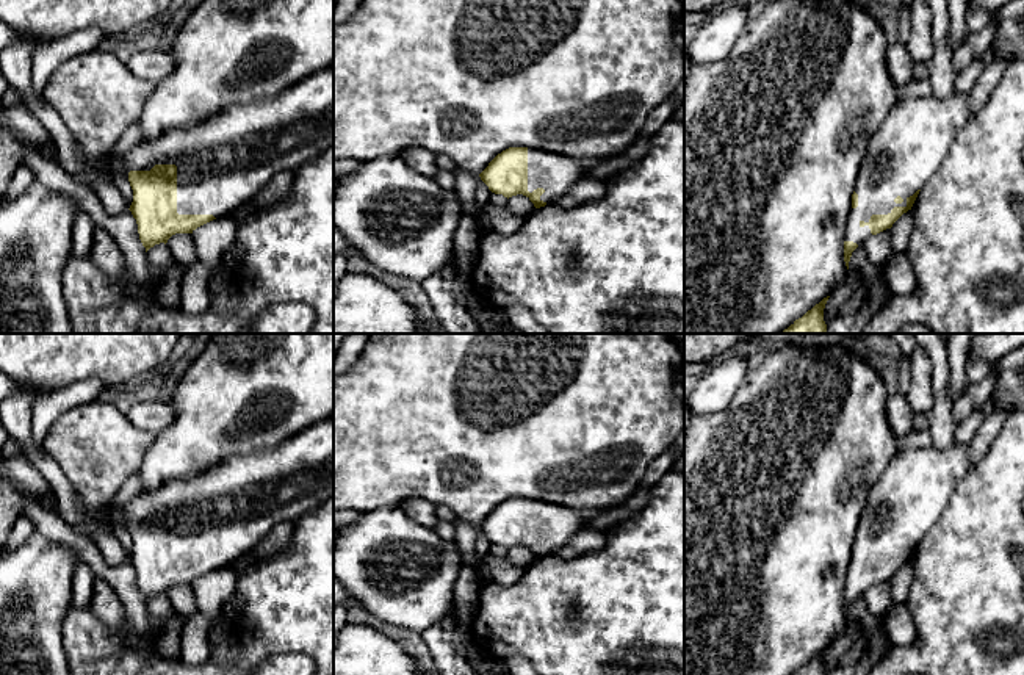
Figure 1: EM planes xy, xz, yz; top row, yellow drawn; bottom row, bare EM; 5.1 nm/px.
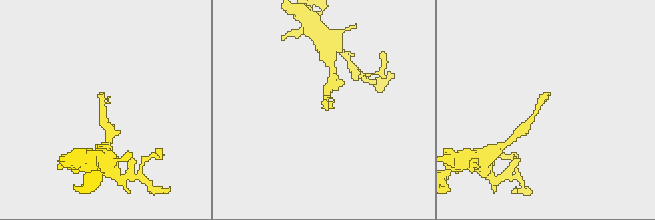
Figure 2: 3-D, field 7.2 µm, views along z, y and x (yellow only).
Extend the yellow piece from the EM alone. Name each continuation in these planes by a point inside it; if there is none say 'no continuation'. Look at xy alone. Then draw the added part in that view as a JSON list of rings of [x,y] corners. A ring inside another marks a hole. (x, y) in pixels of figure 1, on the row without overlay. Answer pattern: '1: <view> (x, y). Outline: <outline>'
1: xy (223, 512). Outline: [[[17,384],[17,390],[0,402],[0,423],[20,445],[20,456],[28,459],[50,484],[56,512],[77,537],[94,542],[100,525],[116,534],[117,528],[128,529],[130,522],[175,515],[177,564],[224,569],[247,556],[279,523],[294,523],[334,496],[334,420],[329,418],[305,428],[277,446],[233,456],[197,475],[174,479],[155,492],[138,493],[124,506],[117,506],[113,500],[100,520],[91,518],[59,465],[33,440],[33,404],[41,393],[50,393],[50,390]]]

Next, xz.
1: xz (556, 525). Outline: [[[528,500],[528,542],[543,539],[540,551],[546,556],[556,556],[573,536],[587,529],[590,522],[581,515],[581,509]]]

